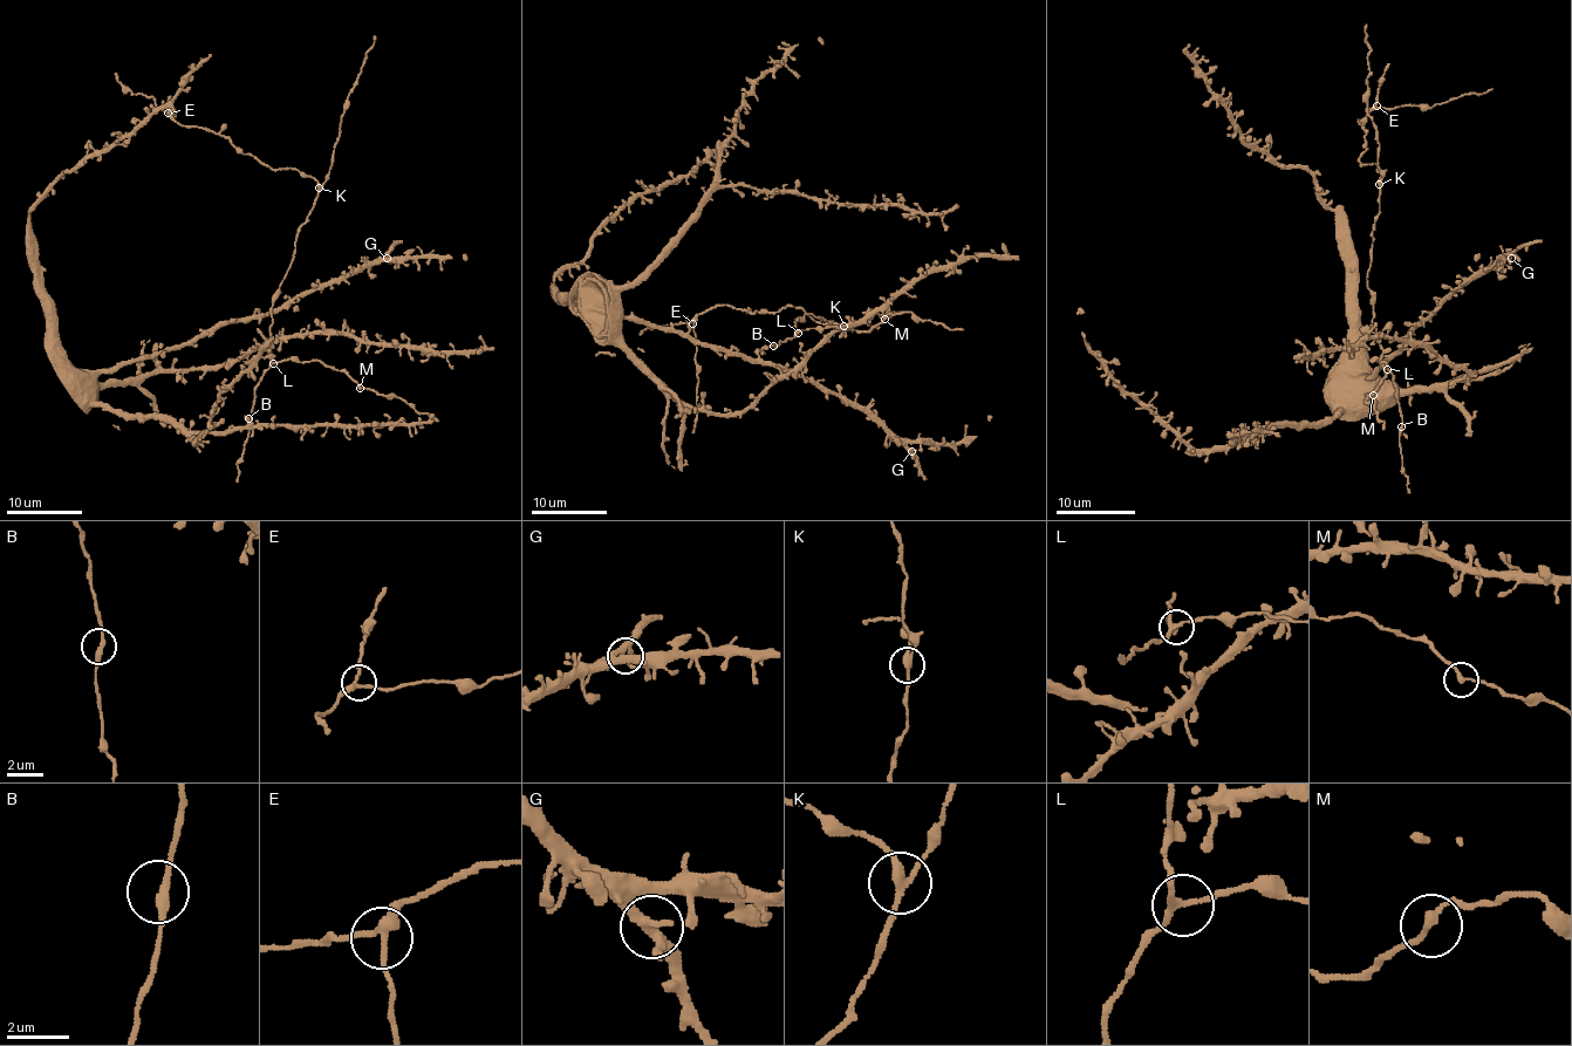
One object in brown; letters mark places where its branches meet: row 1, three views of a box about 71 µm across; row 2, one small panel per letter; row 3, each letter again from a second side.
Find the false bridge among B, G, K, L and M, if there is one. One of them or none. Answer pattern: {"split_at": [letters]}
{"split_at": ["K"]}

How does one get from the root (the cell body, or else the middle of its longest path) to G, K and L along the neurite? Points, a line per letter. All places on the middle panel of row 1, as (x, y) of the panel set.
G: (715, 414), (689, 409), (623, 343), (620, 323), (638, 319), (757, 362), (787, 366), (863, 405), (911, 451)
K: (715, 414), (745, 411), (801, 361), (797, 319), (811, 313), (834, 325), (843, 325)
L: (715, 414), (745, 411), (785, 377), (804, 356), (798, 333)

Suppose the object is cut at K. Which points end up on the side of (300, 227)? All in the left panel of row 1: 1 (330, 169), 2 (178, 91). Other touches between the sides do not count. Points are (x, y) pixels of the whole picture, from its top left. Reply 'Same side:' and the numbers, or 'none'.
Same side: 1, 2

